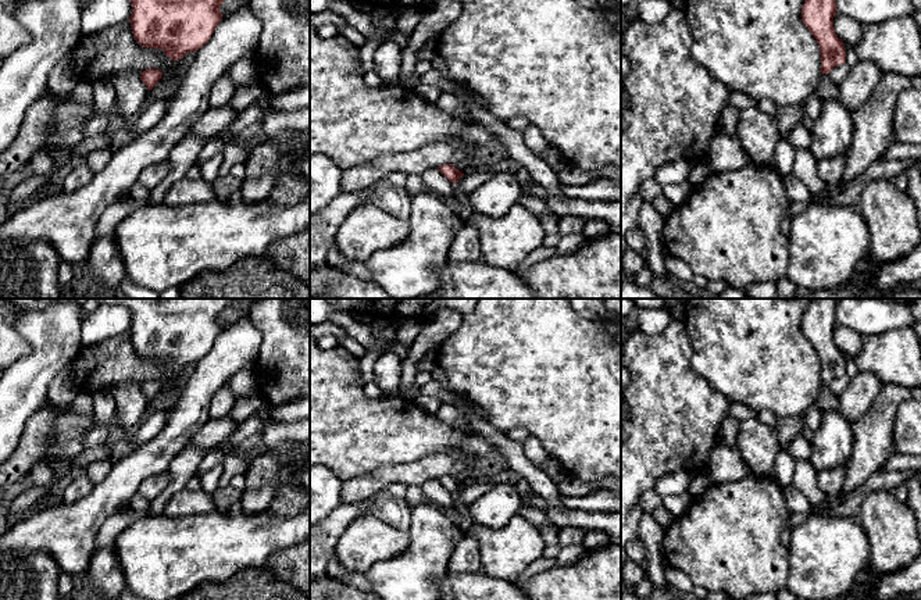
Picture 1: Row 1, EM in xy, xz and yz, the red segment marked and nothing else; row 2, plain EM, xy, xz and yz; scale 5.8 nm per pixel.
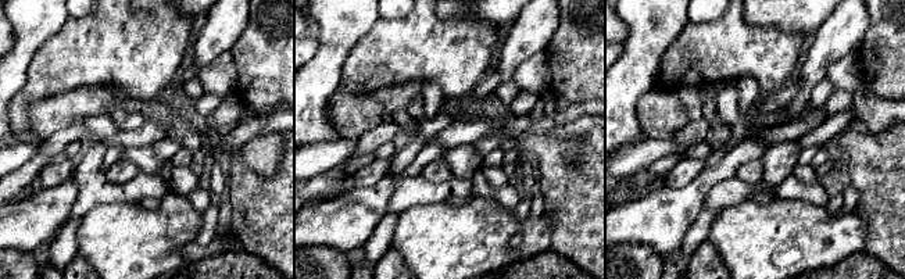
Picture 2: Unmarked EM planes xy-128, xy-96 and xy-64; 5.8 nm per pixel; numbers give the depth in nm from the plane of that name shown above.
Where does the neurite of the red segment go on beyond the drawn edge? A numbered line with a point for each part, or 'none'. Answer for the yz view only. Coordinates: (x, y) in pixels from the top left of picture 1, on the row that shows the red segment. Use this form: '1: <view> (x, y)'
none

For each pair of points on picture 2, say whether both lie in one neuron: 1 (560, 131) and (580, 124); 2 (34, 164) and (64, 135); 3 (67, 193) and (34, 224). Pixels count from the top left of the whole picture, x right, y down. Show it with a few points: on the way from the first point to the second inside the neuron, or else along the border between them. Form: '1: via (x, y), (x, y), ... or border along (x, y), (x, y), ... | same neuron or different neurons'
1: via (565, 131), (575, 128) | same neuron
2: via (40, 158), (57, 142) | same neuron
3: via (58, 201), (42, 215) | same neuron

